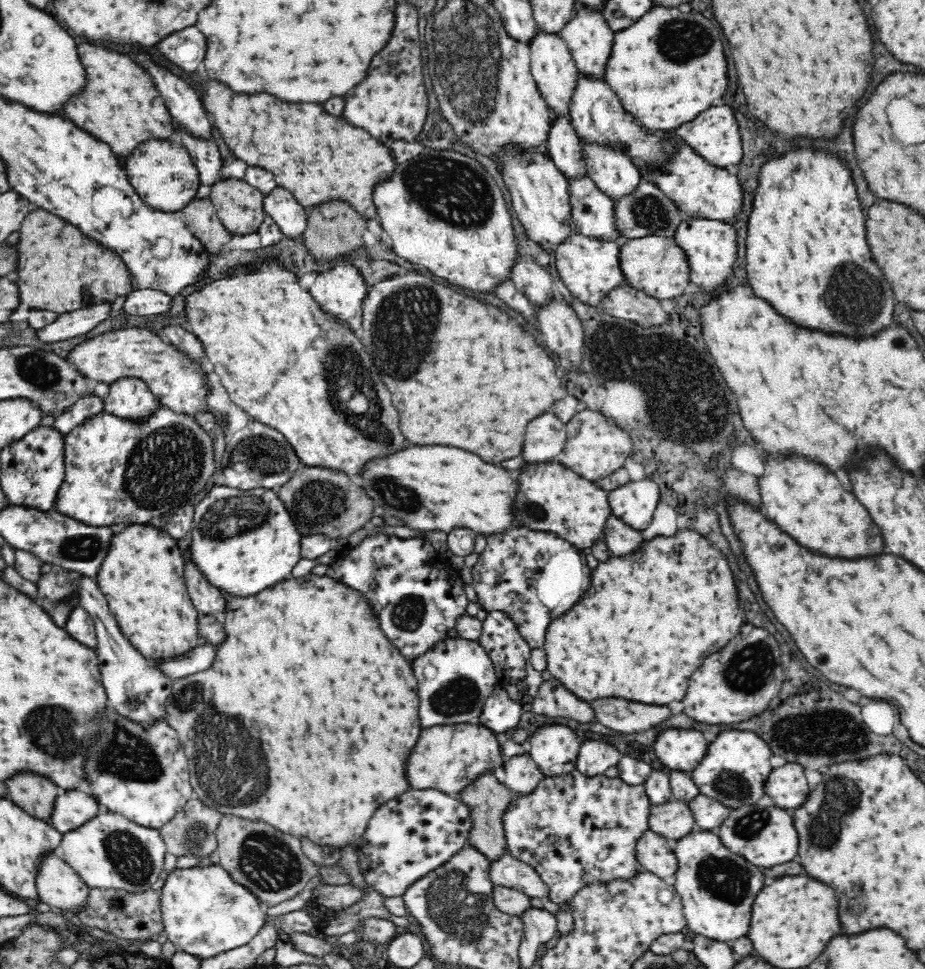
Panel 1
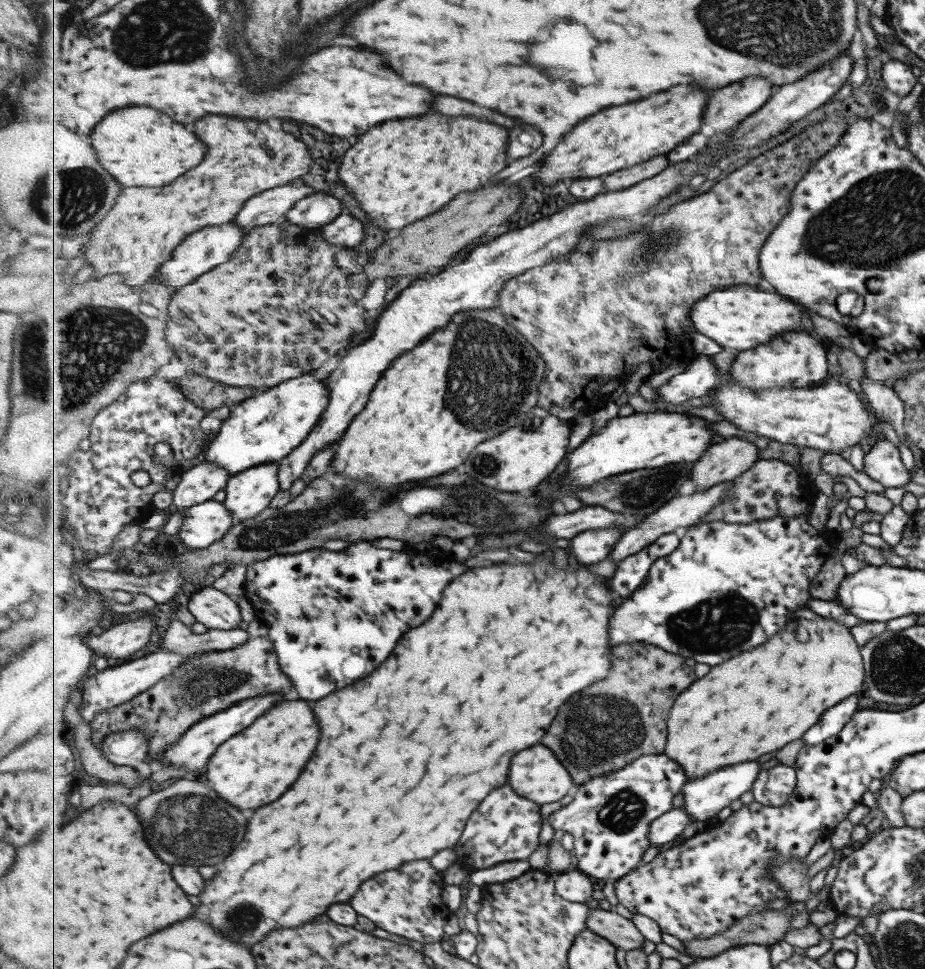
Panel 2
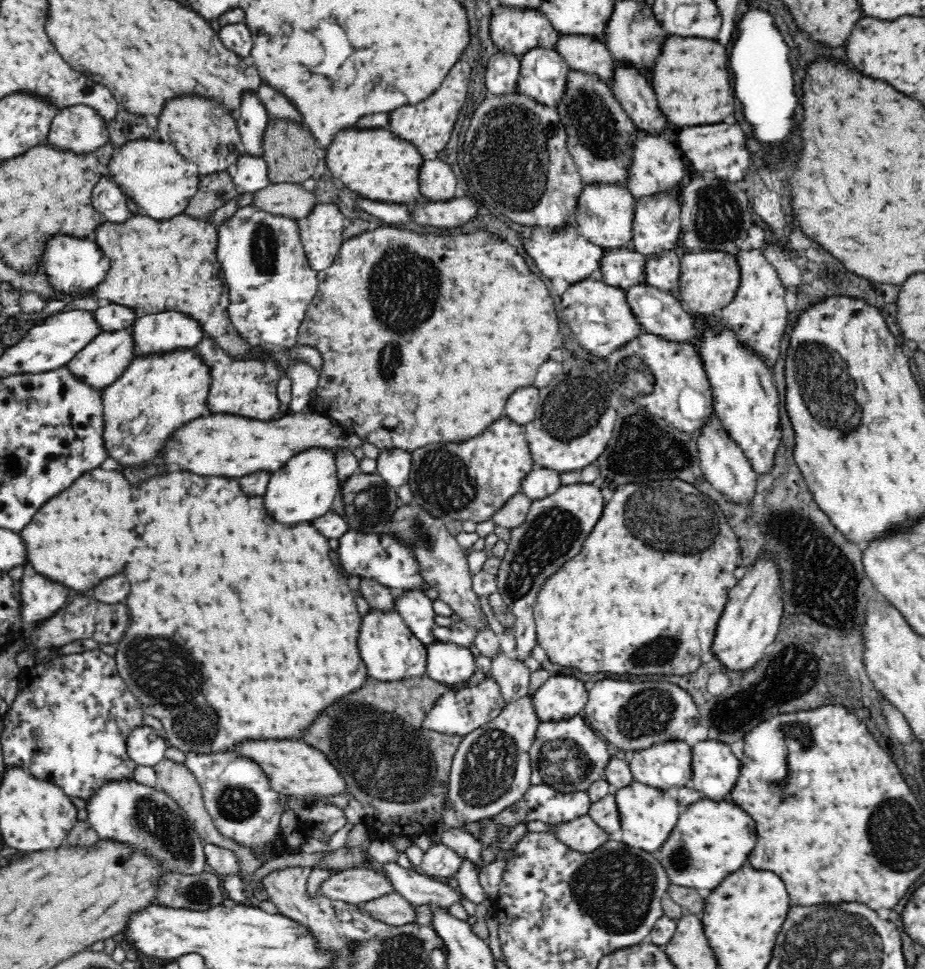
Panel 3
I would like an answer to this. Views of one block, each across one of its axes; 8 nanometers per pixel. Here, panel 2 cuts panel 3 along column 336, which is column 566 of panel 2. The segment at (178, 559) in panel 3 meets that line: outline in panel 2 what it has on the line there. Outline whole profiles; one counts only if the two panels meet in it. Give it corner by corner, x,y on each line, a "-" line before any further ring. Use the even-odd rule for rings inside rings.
541,554
535,555
535,560
532,563
519,564
518,562
500,562
499,564
489,565
487,567
474,567
464,574
464,576
455,578
455,580
448,585
444,593
444,598
439,608
436,609
435,617
429,620
425,625
411,629
411,632
408,632
399,643
400,646
397,646
396,654
394,654
388,662
384,662
384,666
380,666
380,670
376,670
374,676
368,676
368,678
360,680
358,684
352,684
352,686
348,686
348,688
344,688
344,690
338,690
336,694
332,694
332,698
324,698
324,700
316,702
316,714
320,714
320,722
324,722
324,742
320,742
320,750
316,750
316,758
312,758
312,766
308,766
308,770
304,770
304,778
300,778
300,782
296,782
296,786
292,786
290,796
286,794
284,798
280,798
280,802
274,802
274,804
270,804
270,806
264,806
264,808
260,808
260,810
254,814
254,818
252,818
252,830
248,830
246,842
242,842
242,846
236,848
236,854
232,854
228,860
224,860
224,862
220,864
220,872
218,872
216,880
214,880
214,878
208,880
208,888
206,888
206,892
200,896
202,906
198,906
198,910
196,910
196,918
212,918
210,921
216,928
223,930
226,934
232,935
230,939
239,939
239,942
246,942
247,946
250,946
253,950
259,942
266,940
267,937
271,935
271,932
279,928
300,928
301,926
307,925
309,922
315,921
316,918
322,917
331,909
330,906
332,906
332,904
336,904
336,902
350,902
350,900
356,896
356,892
362,888
362,884
364,884
366,880
374,878
376,874
399,869
401,866
406,865
406,862
412,862
412,860
419,861
434,858
437,854
440,854
440,852
455,848
459,844
460,839
467,829
468,822
470,822
470,818
472,818
472,814
476,812
476,808
478,808
496,788
499,789
509,784
508,780
511,780
510,766
512,766
512,758
514,758
518,752
522,752
522,750
526,750
526,748
532,748
532,746
536,746
536,744
542,742
542,738
544,738
546,732
550,730
554,718
558,716
560,706
564,706
564,704
570,700
570,696
574,696
574,694
586,690
586,688
592,686
592,684
596,685
599,682
608,680
615,668
615,648
614,645
612,645
612,624
610,624
610,618
614,618
614,614
612,614
612,612
616,610
614,606
618,606
619,608
622,603
620,601
621,599
616,599
618,594
615,594
615,589
614,586
611,586
611,581
609,580
606,583
600,576
592,572
590,569
590,565
592,564
584,564
584,566
580,566
580,568
576,568
576,570
574,570
574,568
564,570
564,568
558,568
556,562
553,560
548,561
548,559
544,559

